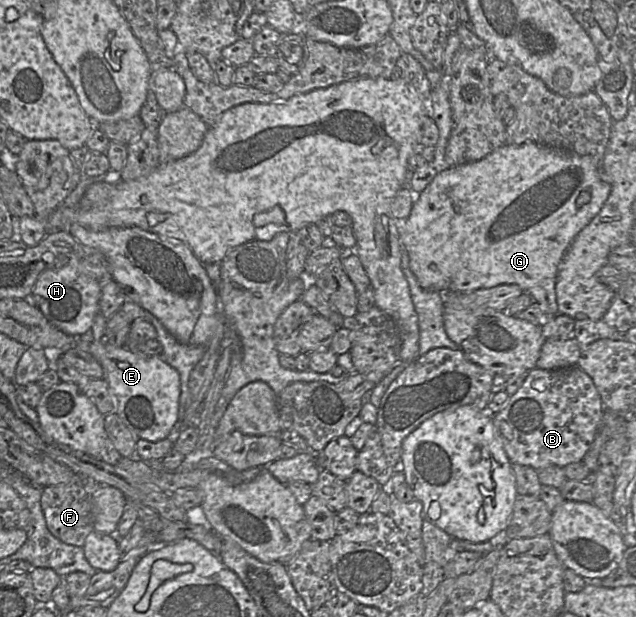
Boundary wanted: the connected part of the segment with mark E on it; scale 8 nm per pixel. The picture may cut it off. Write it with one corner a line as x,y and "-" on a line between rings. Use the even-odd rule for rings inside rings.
92,329
76,338
76,346
91,353
103,368
104,379
109,384
110,393
116,403
116,414
123,423
139,438
156,442
167,438
179,420
179,399
181,394
179,372
165,362
159,355
145,356
130,351
127,347
115,347
97,341
92,336

